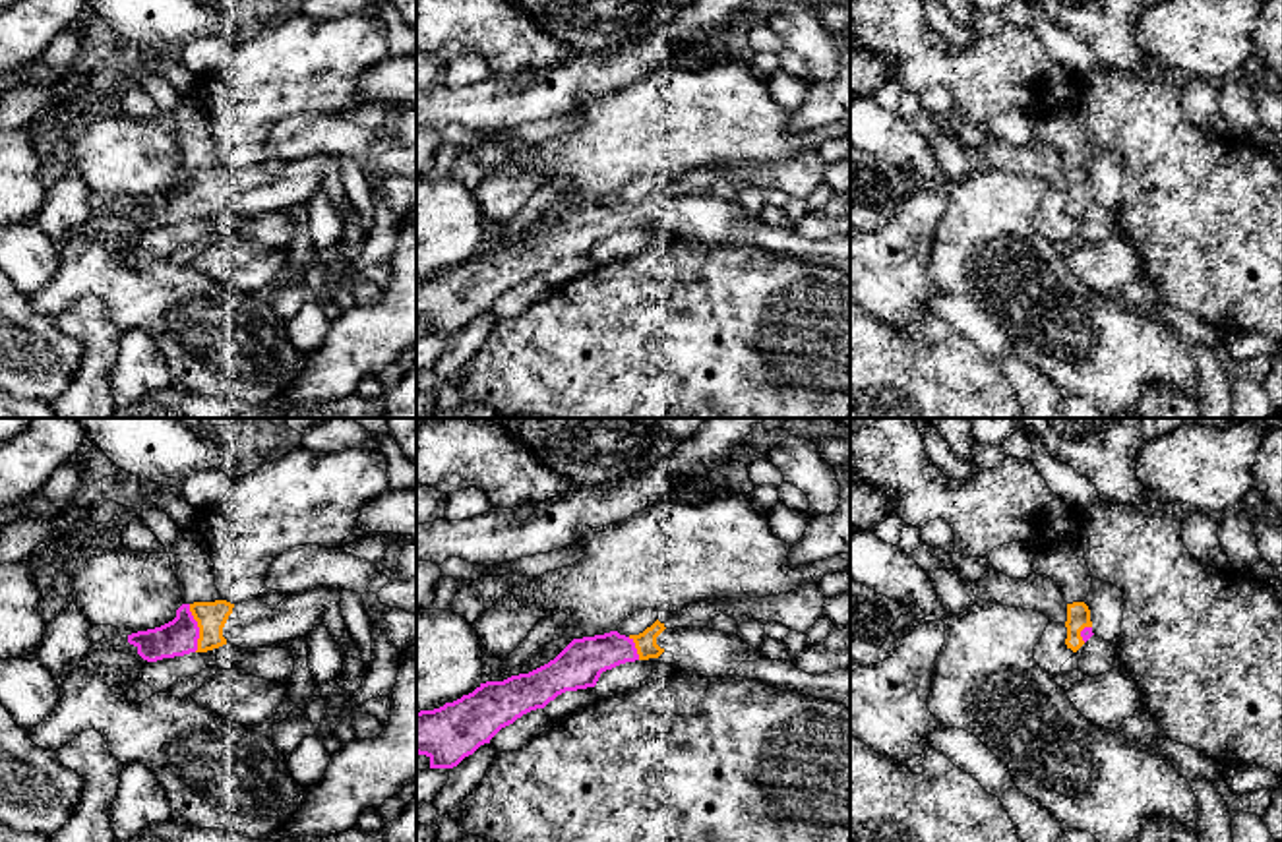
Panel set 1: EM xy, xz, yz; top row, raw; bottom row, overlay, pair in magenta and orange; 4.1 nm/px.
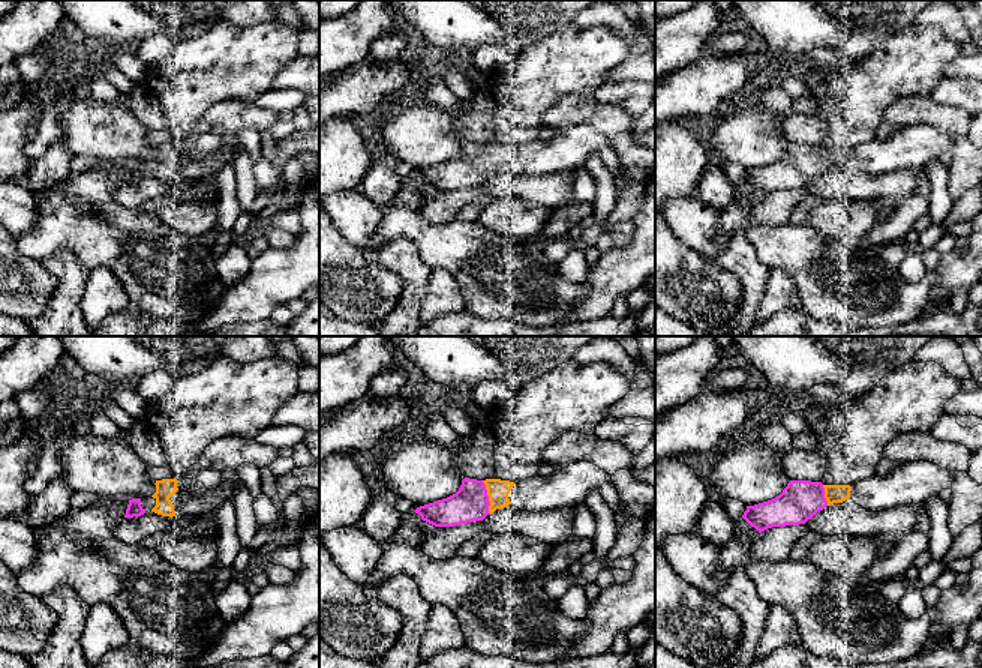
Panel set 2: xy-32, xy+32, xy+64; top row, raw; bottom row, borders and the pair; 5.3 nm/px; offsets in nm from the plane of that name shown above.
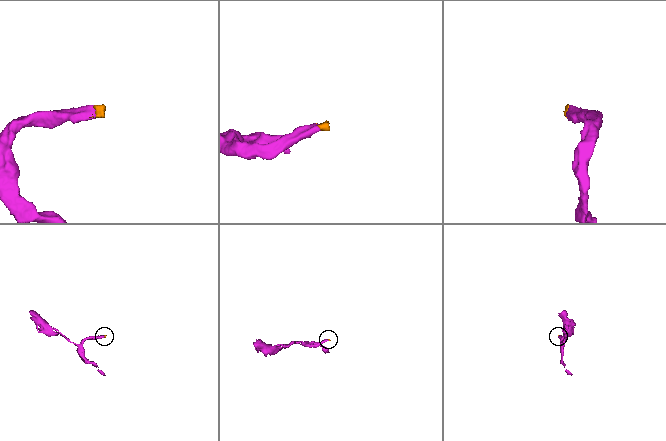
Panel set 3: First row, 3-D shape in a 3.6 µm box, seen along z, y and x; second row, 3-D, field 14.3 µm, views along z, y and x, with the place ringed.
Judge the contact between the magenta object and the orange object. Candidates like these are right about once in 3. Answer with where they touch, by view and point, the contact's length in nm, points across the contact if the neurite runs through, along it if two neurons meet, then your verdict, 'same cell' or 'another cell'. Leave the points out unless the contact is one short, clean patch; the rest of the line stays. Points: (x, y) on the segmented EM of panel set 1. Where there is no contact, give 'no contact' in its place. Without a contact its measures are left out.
contact xy (198, 628); length 200 nm; same cell

